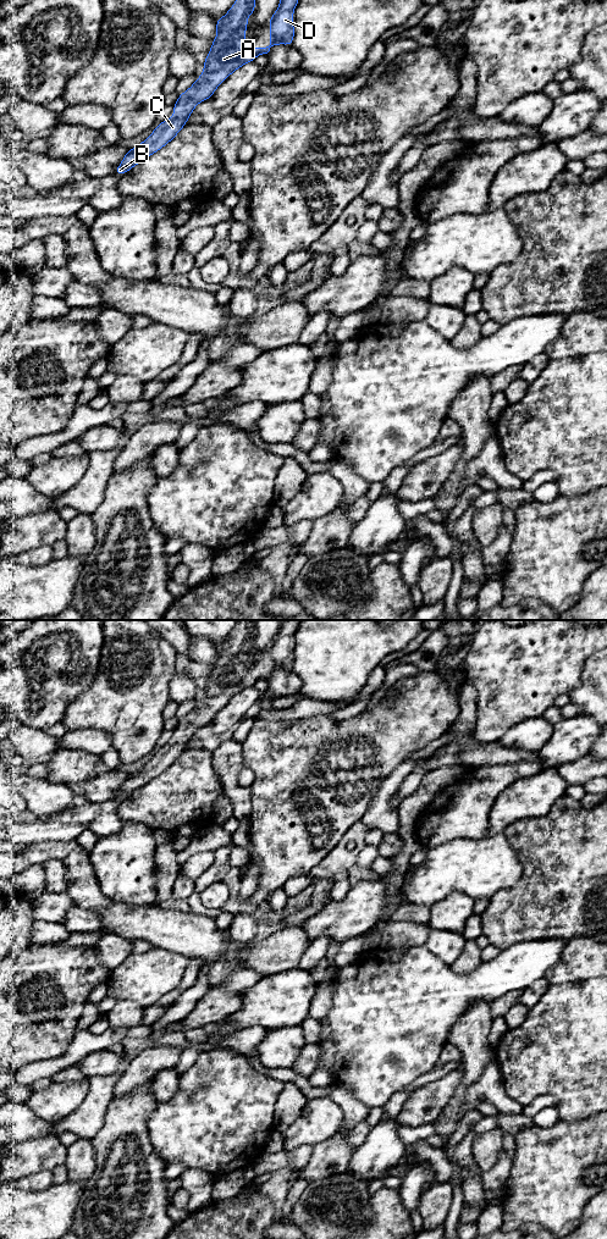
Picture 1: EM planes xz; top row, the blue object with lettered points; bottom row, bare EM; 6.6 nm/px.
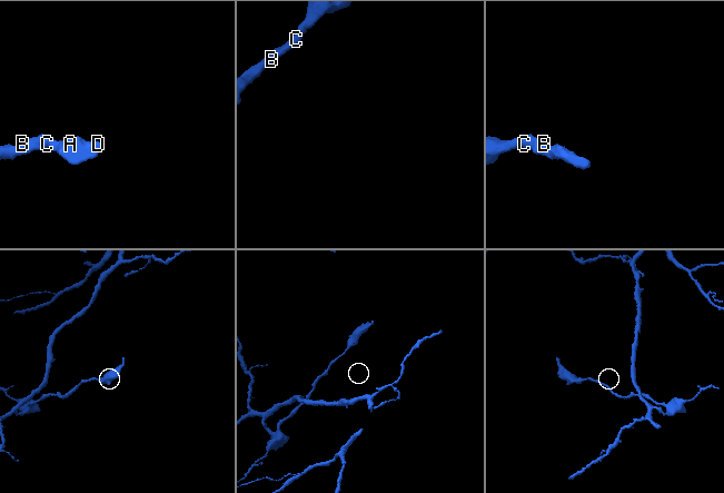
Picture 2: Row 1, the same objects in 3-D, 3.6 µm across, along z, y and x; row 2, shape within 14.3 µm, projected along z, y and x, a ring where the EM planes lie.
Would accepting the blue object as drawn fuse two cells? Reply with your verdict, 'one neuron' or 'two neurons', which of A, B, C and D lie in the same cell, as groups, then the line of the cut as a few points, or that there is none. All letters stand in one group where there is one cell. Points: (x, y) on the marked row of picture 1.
one neuron | A B C D | no cut

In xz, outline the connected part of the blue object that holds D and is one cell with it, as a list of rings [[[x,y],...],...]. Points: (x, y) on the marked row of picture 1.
[[[236,0],[228,12],[215,20],[216,38],[204,61],[204,71],[194,84],[178,95],[175,115],[158,125],[154,132],[138,146],[129,149],[114,173],[123,175],[172,140],[188,122],[194,106],[213,96],[215,89],[236,70],[254,61],[259,54],[270,55],[276,44],[292,45],[294,37],[293,11],[298,0],[280,0],[270,18],[270,44],[267,48],[247,48],[247,17],[254,13],[255,0]]]

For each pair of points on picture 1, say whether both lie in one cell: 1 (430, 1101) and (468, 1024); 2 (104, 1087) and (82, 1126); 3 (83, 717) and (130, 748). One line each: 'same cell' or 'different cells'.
1: different cells
2: same cell
3: same cell

